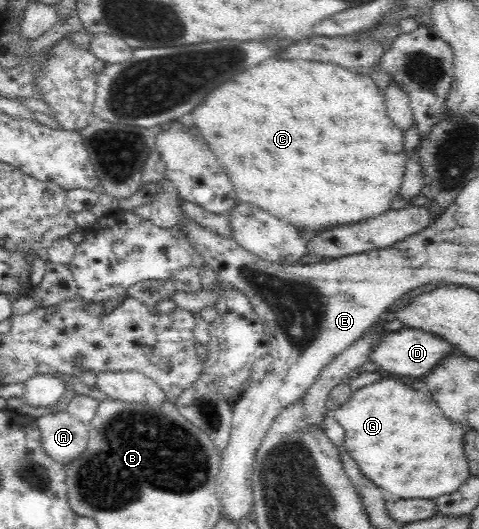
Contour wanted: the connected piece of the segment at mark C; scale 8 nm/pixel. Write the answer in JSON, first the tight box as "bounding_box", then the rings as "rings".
{"bounding_box":[189,58,409,229],"rings":[[[269,58],[243,73],[239,73],[233,81],[223,83],[215,91],[211,91],[205,101],[189,113],[192,125],[199,130],[205,143],[217,158],[219,165],[231,180],[237,202],[253,204],[255,207],[277,216],[284,222],[300,229],[335,228],[345,223],[357,223],[363,219],[371,219],[389,210],[389,203],[400,191],[405,161],[409,156],[403,150],[403,134],[387,117],[384,92],[377,89],[369,76],[361,75],[355,70],[344,68],[334,63],[307,61],[305,59],[273,59]]]}

